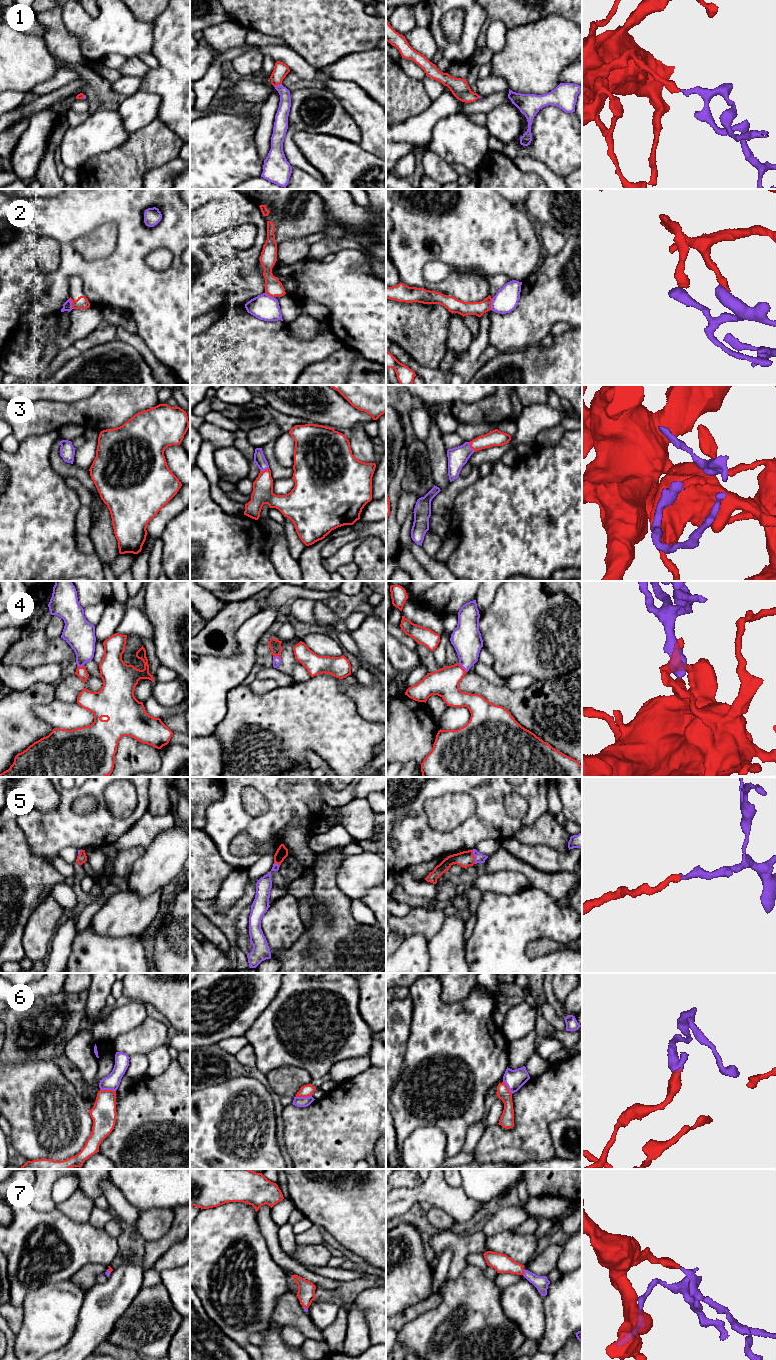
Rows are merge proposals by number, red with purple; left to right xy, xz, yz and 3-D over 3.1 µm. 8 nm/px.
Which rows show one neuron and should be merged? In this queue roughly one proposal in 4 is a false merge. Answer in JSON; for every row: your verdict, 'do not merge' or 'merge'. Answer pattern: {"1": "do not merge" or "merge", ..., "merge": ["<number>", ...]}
{"1": "merge", "2": "do not merge", "3": "merge", "4": "merge", "5": "merge", "6": "do not merge", "7": "merge", "merge": ["1", "3", "4", "5", "7"]}

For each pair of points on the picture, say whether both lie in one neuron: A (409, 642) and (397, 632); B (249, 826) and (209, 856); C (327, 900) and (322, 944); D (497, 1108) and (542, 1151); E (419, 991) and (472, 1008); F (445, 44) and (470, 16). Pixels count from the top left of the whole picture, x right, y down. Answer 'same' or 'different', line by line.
A: same
B: different
C: same
D: different
E: same
F: same

